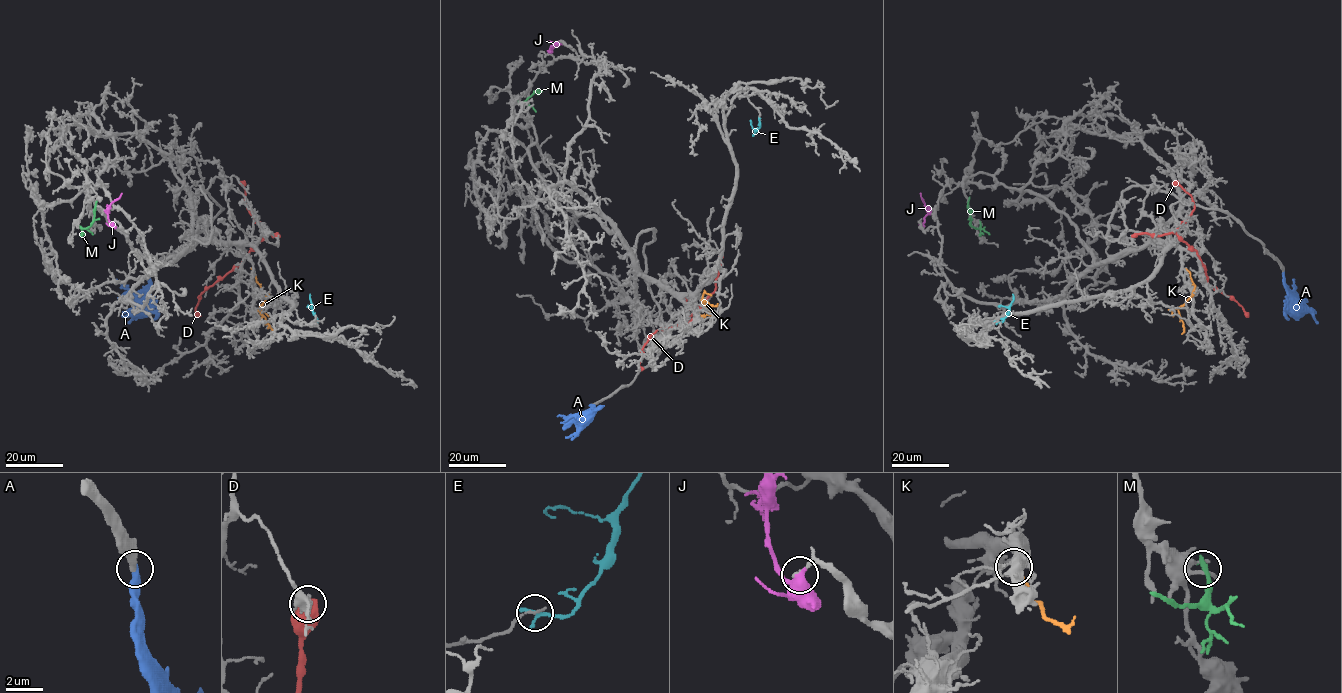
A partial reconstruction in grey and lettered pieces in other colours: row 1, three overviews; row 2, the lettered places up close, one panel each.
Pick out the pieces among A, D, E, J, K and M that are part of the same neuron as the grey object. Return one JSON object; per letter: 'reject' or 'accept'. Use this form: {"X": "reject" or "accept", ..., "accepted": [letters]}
{"A": "accept", "D": "reject", "E": "reject", "J": "reject", "K": "reject", "M": "reject", "accepted": ["A"]}

